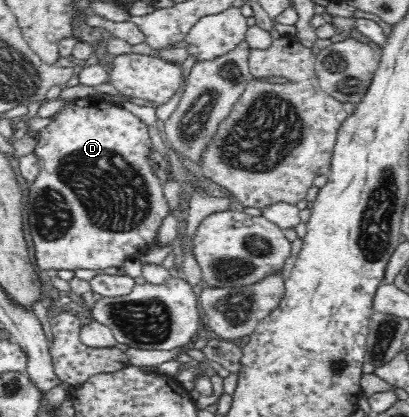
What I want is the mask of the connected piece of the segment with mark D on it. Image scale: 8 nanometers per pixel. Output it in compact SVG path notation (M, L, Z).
M94 96L71 100L51 118L52 122L50 125L40 131L40 141L36 143L34 148L34 153L36 158L38 158L39 172L37 178L31 181L28 187L27 213L30 235L32 235L35 247L36 265L42 270L43 274L46 271L55 273L60 270L75 272L77 269L89 269L101 273L109 267L122 268L126 259L138 259L141 253L156 245L155 240L158 228L170 210L166 197L162 193L163 185L159 182L158 176L153 172L149 164L148 156L151 154L153 146L149 137L148 127L130 111Z

